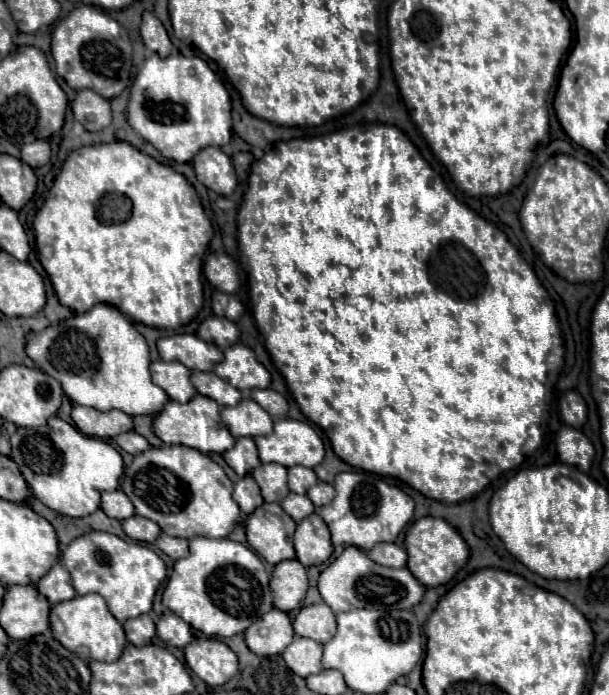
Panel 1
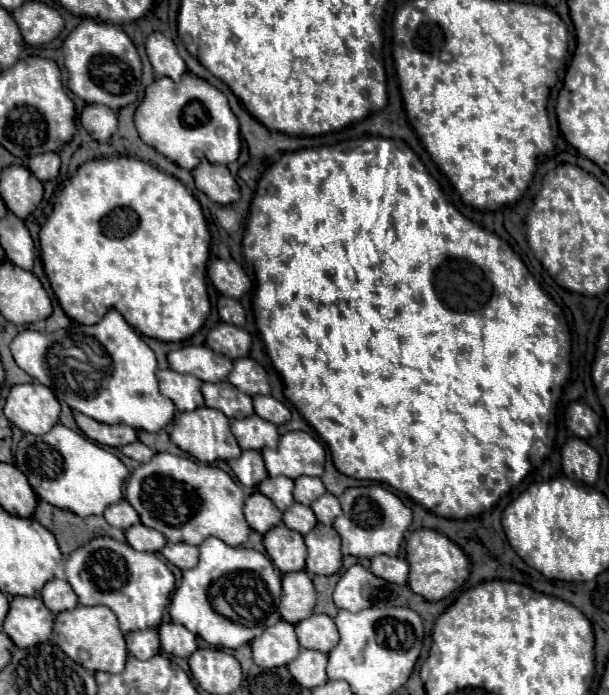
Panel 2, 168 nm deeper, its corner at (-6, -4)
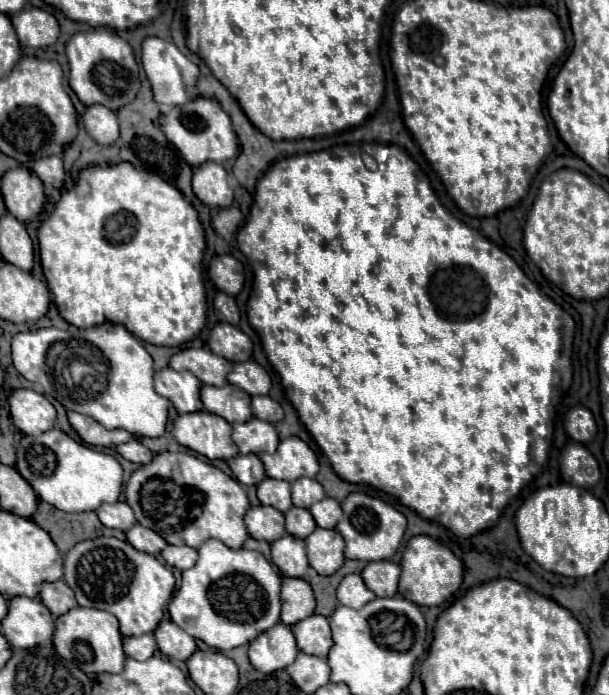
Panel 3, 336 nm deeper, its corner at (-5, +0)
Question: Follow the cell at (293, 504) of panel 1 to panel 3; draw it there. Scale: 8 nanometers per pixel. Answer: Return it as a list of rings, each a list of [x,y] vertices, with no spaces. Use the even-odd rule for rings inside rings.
[[[292,506],[284,516],[286,516],[286,532],[292,532],[292,536],[306,538],[308,532],[316,528],[316,522],[306,508]]]

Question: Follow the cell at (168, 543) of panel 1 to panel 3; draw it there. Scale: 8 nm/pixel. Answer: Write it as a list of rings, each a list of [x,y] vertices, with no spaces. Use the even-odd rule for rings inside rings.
[[[186,544],[184,546],[166,546],[162,550],[162,558],[178,570],[188,570],[188,568],[192,568],[192,564],[196,564],[198,552],[196,552],[196,548],[190,548]]]

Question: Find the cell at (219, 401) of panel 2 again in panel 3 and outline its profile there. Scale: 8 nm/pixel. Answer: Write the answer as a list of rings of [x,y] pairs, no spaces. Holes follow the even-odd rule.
[[[202,384],[200,398],[208,412],[222,416],[230,424],[252,418],[250,396],[244,390],[236,388],[234,384],[224,384],[224,386]]]

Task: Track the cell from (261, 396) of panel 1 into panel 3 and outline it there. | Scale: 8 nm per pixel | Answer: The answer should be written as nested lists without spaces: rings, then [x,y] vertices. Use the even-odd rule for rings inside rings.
[[[252,396],[252,412],[260,420],[268,420],[272,424],[280,422],[284,418],[284,412],[276,400],[270,396]]]

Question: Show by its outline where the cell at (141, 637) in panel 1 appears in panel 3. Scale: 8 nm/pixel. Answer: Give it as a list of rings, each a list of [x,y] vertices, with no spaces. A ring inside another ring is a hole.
[[[152,634],[142,636],[128,636],[124,638],[124,652],[134,660],[148,660],[156,652],[156,640]]]

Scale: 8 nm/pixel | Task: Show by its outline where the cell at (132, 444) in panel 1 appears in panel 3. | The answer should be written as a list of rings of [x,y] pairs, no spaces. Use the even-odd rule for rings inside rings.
[[[132,438],[132,440],[126,442],[126,444],[120,444],[116,450],[118,450],[118,454],[122,454],[126,460],[136,462],[136,464],[148,464],[148,460],[152,460],[152,452],[150,452],[138,438]]]

